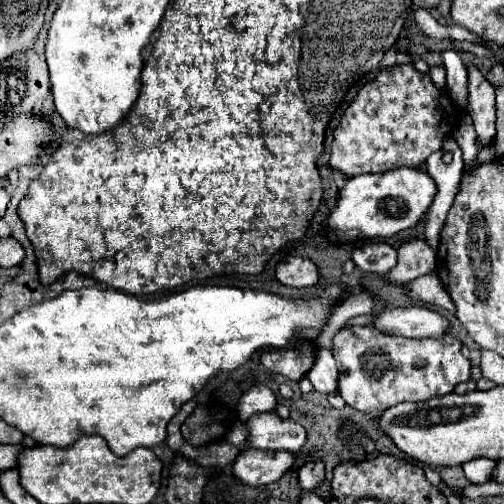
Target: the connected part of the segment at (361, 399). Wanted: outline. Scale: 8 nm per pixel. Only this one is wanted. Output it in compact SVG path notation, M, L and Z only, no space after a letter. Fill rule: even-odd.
M351 327L333 337L333 357L337 361L337 391L347 405L365 413L379 413L403 401L427 401L451 393L457 383L467 381L469 361L461 353L457 337L405 339L385 337L373 327Z

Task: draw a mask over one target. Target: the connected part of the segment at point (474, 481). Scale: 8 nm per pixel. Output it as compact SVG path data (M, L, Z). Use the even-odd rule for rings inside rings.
M477 457L462 465L465 477L471 485L485 485L487 481L493 479L493 471L495 471L497 461L487 459L485 457Z

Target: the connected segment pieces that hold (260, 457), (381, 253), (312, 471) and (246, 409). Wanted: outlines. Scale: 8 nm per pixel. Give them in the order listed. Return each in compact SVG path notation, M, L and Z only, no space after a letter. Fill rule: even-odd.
M241 451L233 463L233 477L239 485L265 487L279 481L293 461L289 451Z
M365 243L351 251L351 261L361 271L387 273L397 263L397 251L387 243Z
M309 461L299 469L299 487L303 491L315 491L325 479L325 465L321 461Z
M257 385L251 387L243 393L243 397L239 399L239 419L245 421L247 417L251 417L253 413L261 413L261 411L273 411L277 407L277 397L275 393L265 387L265 385Z

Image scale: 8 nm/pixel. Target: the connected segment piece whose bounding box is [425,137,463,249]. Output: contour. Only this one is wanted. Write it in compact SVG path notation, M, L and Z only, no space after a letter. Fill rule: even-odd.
M447 137L443 141L443 147L429 157L429 161L425 163L425 171L437 185L437 195L425 215L425 241L431 249L437 249L439 231L445 223L447 211L451 209L453 197L457 195L459 179L463 173L461 149L453 141L453 137Z

